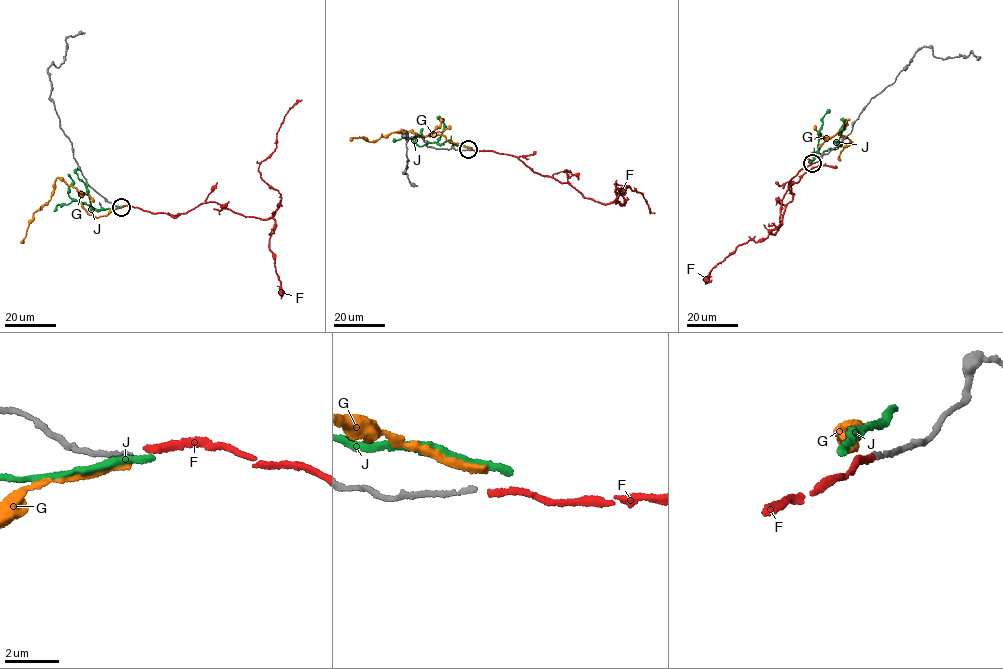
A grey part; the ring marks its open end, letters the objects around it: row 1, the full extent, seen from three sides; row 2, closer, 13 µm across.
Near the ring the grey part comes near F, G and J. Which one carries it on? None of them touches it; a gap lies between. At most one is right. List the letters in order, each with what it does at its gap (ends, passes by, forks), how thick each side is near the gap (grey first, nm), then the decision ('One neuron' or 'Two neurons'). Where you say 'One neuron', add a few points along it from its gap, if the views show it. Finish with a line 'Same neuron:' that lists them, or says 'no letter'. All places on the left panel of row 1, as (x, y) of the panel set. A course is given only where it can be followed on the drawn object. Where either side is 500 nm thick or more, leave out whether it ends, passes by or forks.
F: It ends there. Thickness 160 nm (grey) against 240 nm. Two neurons
G: It ends there. Thickness 160 nm (grey) against 320 nm. Two neurons
J: It ends there. Thickness 160 nm (grey) against 380 nm. Two neurons
Same neuron: no letter

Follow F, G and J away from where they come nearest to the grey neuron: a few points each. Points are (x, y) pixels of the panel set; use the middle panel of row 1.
F: (469, 150), (519, 158), (532, 171), (603, 204), (626, 203), (615, 183), (636, 189), (654, 213)
G: (468, 148), (449, 141), (443, 135), (431, 133), (425, 136), (403, 129), (370, 142), (363, 137), (349, 140)
J: (468, 147), (446, 141), (415, 145), (413, 137), (421, 136), (423, 128)

